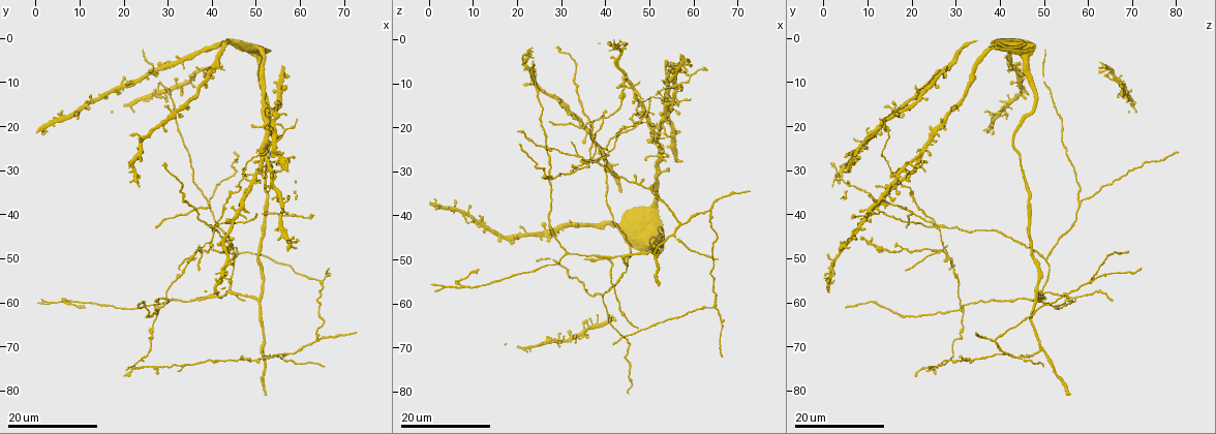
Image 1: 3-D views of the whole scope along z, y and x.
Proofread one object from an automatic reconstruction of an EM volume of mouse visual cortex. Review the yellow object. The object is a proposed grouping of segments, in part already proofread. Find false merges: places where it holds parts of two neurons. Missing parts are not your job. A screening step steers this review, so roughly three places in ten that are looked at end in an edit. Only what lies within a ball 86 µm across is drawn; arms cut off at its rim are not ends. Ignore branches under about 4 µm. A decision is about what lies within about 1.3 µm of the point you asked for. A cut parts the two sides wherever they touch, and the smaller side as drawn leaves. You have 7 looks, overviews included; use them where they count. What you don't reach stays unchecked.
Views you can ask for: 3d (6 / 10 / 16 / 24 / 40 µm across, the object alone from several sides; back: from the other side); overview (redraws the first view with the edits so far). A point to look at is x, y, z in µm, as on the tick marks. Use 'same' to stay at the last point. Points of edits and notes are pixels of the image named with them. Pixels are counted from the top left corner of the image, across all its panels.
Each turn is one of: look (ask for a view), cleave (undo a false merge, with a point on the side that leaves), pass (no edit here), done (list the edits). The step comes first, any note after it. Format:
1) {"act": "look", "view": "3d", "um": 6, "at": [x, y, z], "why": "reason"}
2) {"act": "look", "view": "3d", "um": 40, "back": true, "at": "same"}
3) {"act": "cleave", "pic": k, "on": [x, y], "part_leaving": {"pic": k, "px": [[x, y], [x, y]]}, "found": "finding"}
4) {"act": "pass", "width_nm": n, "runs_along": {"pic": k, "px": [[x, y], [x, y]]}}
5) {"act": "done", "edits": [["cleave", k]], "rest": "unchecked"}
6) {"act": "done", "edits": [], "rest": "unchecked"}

{"act": "look", "view": "3d", "um": 16, "at": [40.5, 57.5, 50.0], "why": "branch point"}

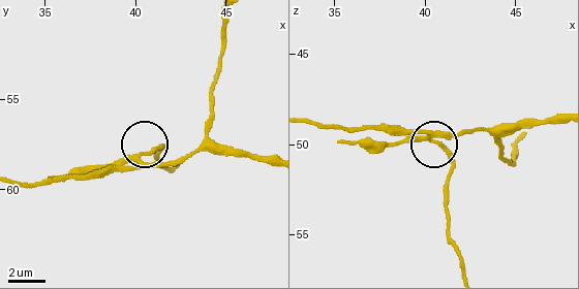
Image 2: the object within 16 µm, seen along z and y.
{"act": "look", "view": "3d", "um": 10, "at": [40.7, 58.0, 49.9]}

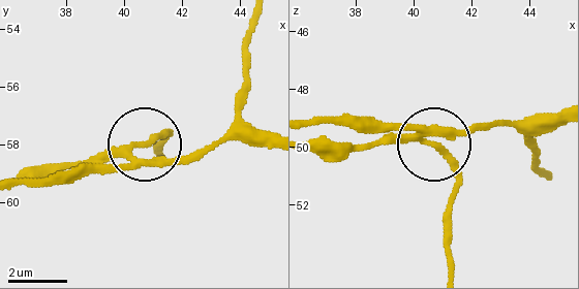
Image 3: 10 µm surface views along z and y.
{"act": "cleave", "pic": 3, "on": [376, 142], "arms": 3, "part_leaving": {"pic": 3, "px": [[418, 137], [453, 174], [453, 270]]}, "found": "two neurons meet here"}

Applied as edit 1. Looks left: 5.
{"act": "look", "view": "3d", "um": 24, "at": [36.0, 38.5, 18.5], "why": "four arms meet"}

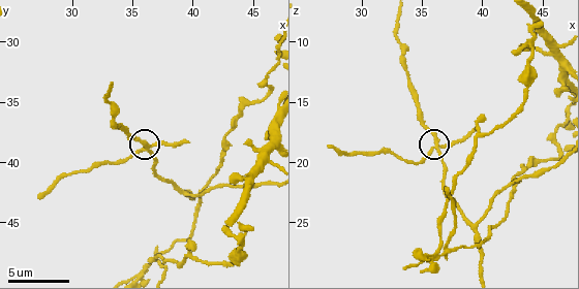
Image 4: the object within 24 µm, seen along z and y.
{"act": "look", "view": "3d", "um": 6, "at": [35.6, 38.8, 19.0], "why": "closer look"}

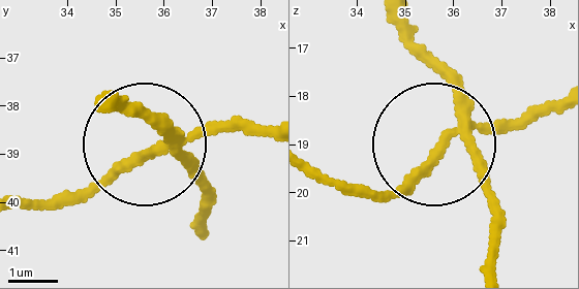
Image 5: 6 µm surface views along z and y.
{"act": "cleave", "pic": 5, "on": [122, 171], "arms": 4, "part_leaving": {"pic": 5, "px": [[171, 150], [26, 199]]}, "found": "a second neuron is stuck on"}

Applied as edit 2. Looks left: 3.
{"act": "look", "view": "3d", "um": 24, "at": [30.5, 12.0, 51.5]}

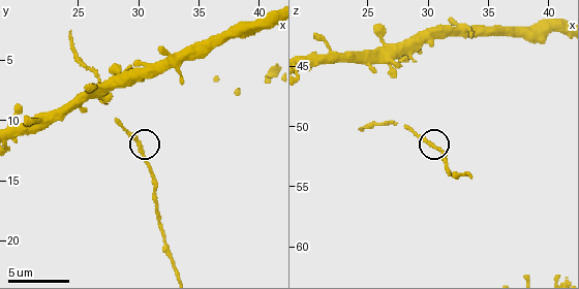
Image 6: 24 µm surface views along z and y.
{"act": "look", "view": "3d", "um": 10, "at": [30.0, 12.2, 51.4]}

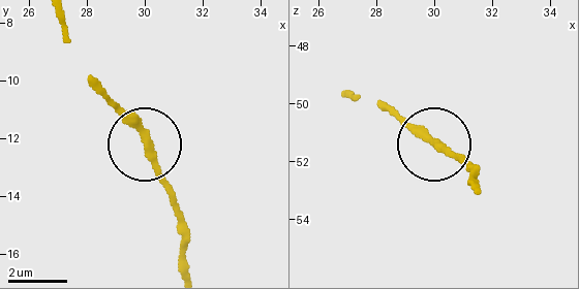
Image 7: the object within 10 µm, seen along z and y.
{"act": "pass", "runs_along": {"pic": 7, "px": [[476, 192], [470, 172], [453, 156], [406, 131], [379, 103]]}, "found": "continuous, no second neuron"}

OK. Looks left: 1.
{"act": "done", "edits": [["cleave", 3], ["cleave", 5]], "rest": "unchecked"}

